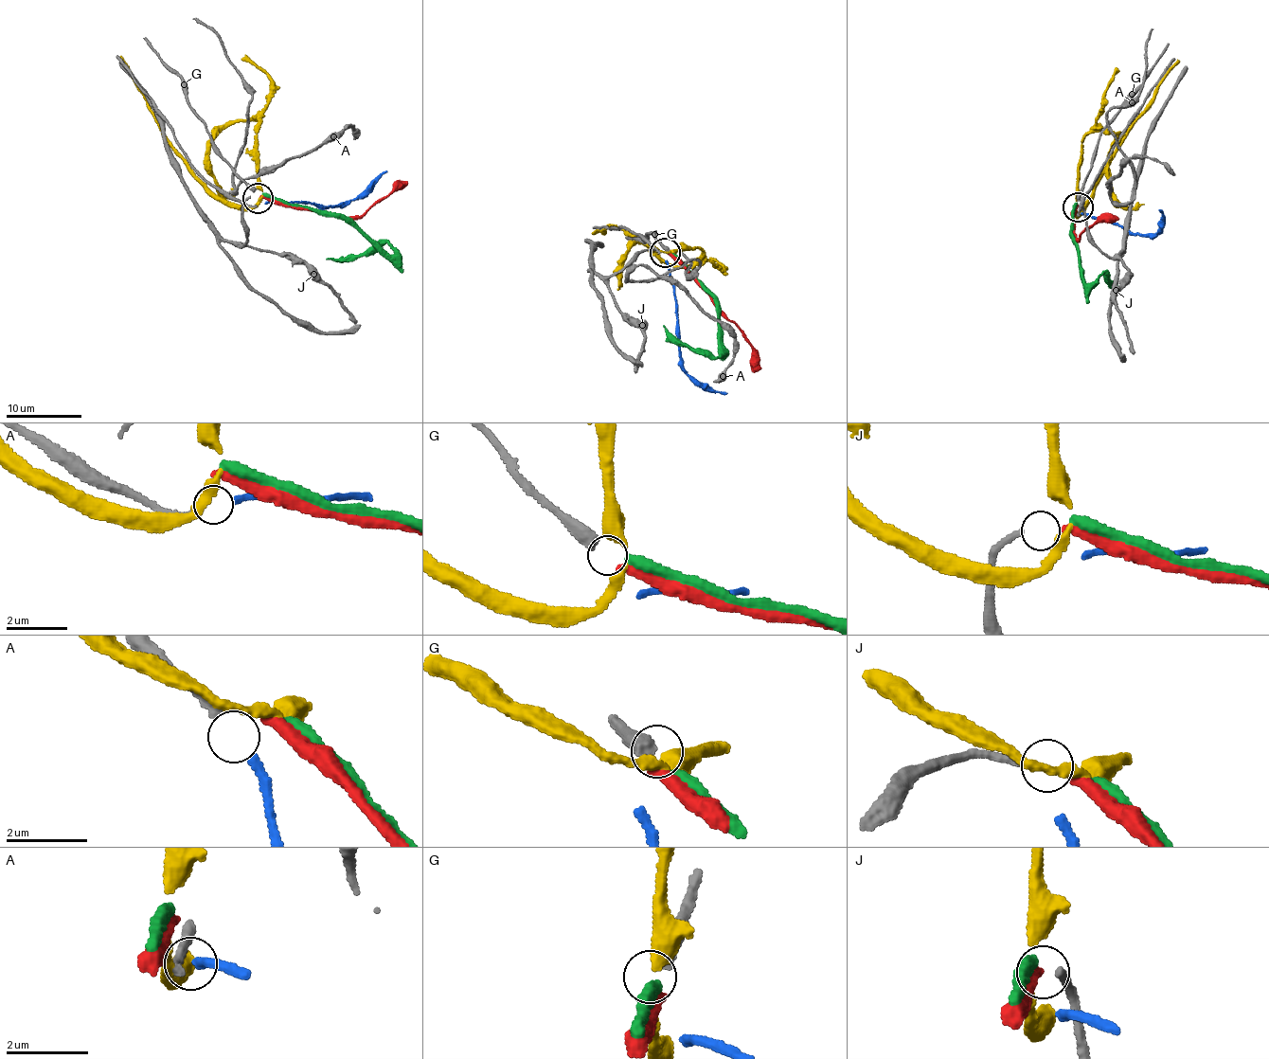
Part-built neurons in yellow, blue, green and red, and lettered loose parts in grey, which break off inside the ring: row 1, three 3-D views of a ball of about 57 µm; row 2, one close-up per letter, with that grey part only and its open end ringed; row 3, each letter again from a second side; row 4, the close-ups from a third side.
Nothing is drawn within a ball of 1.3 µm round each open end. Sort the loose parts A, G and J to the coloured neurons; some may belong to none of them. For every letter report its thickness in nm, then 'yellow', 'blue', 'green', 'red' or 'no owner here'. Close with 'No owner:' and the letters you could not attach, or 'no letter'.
A: calibre 190 nm; blue
G: calibre 440 nm; no owner here
J: calibre 170 nm; red
No owner: G

